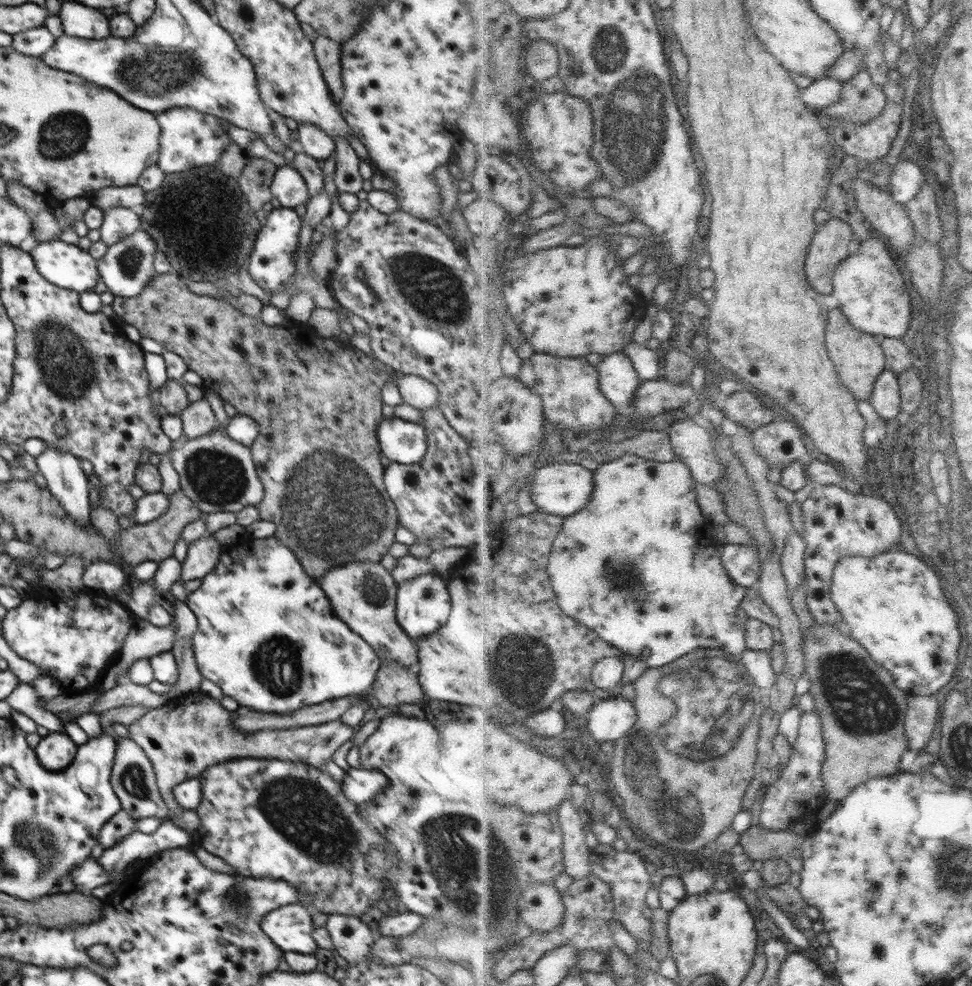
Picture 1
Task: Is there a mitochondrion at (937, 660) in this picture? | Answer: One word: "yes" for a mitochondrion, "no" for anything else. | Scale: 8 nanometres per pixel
no

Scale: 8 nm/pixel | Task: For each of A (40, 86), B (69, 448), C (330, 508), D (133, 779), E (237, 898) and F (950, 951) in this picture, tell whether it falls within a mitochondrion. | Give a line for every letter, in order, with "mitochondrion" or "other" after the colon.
A: other
B: other
C: mitochondrion
D: mitochondrion
E: mitochondrion
F: other

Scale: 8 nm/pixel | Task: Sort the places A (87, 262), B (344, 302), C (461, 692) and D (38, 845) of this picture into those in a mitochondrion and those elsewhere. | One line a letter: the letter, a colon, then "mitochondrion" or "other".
A: other
B: other
C: other
D: mitochondrion

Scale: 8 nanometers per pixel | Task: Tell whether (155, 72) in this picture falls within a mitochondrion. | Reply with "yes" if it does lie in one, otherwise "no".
yes

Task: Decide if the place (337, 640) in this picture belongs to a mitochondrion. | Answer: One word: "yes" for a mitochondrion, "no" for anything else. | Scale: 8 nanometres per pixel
no

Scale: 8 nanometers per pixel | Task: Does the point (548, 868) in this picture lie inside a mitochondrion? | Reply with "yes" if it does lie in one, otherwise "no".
no

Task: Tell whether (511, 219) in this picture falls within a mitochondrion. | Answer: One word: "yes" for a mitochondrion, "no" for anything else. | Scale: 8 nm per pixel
no

